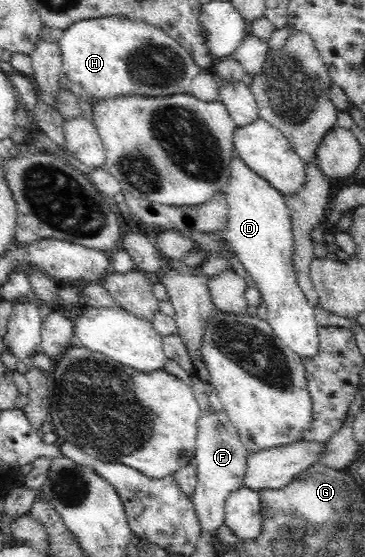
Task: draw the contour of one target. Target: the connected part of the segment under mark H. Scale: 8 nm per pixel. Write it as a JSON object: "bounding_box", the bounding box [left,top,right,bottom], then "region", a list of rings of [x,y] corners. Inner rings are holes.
{"bounding_box":[56,17,200,105],"region":[[[104,17],[75,21],[58,33],[56,44],[61,52],[61,74],[69,79],[67,90],[77,99],[86,99],[91,105],[125,96],[156,98],[189,93],[193,78],[200,72],[187,50],[177,41],[137,20]]]}

